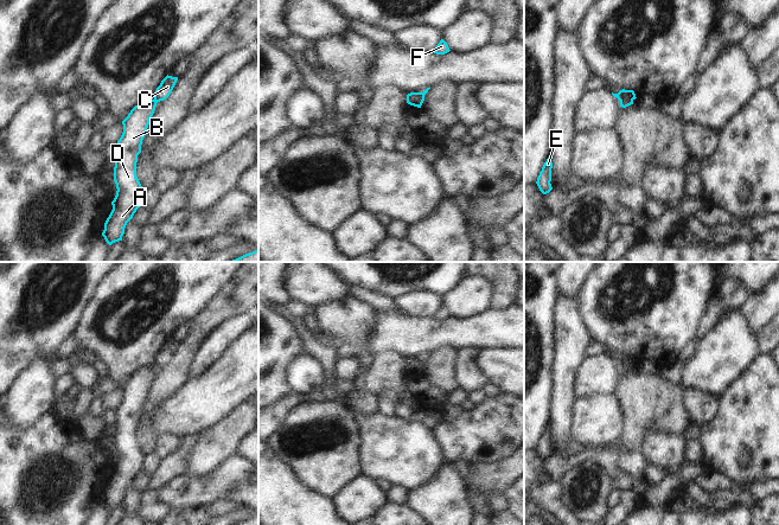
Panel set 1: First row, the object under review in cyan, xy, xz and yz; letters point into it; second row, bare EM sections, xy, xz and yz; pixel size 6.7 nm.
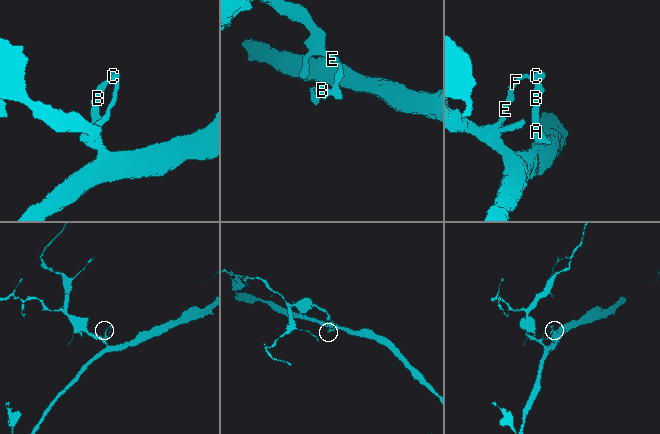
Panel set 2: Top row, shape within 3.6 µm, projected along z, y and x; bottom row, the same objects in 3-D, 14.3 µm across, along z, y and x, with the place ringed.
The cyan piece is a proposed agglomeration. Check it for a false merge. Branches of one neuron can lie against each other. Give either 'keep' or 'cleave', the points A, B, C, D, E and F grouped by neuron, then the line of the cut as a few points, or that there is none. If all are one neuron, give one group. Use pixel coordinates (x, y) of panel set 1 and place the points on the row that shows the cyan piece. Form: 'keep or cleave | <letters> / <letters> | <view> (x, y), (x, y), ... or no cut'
cleave | A B D / C E F | yz (632, 98), (623, 98), (620, 101)

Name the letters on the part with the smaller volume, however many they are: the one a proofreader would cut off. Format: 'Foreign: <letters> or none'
Foreign: A, B, D

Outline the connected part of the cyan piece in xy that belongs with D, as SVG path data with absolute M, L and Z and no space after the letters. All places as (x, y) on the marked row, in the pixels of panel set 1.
M155 100L140 102L122 121L123 133L114 146L116 149L114 181L117 191L111 201L113 210L104 223L102 232L109 245L122 241L127 223L142 205L145 190L136 178L136 162L157 103Z

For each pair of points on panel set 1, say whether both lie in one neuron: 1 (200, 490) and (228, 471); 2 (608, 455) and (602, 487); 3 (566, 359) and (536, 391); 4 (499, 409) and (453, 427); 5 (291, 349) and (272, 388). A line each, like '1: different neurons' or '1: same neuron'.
1: same neuron
2: different neurons
3: different neurons
4: same neuron
5: same neuron

